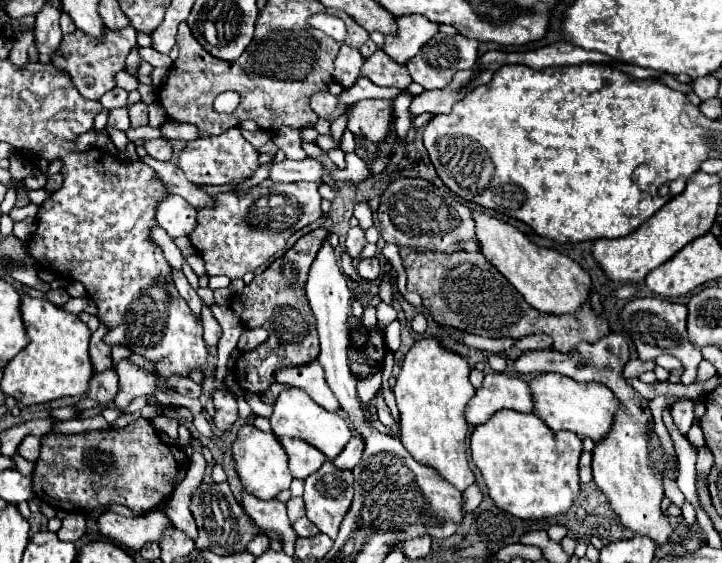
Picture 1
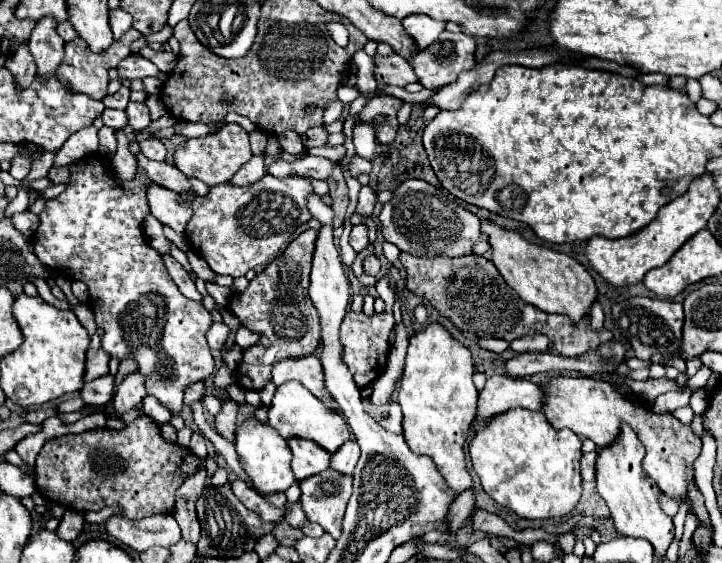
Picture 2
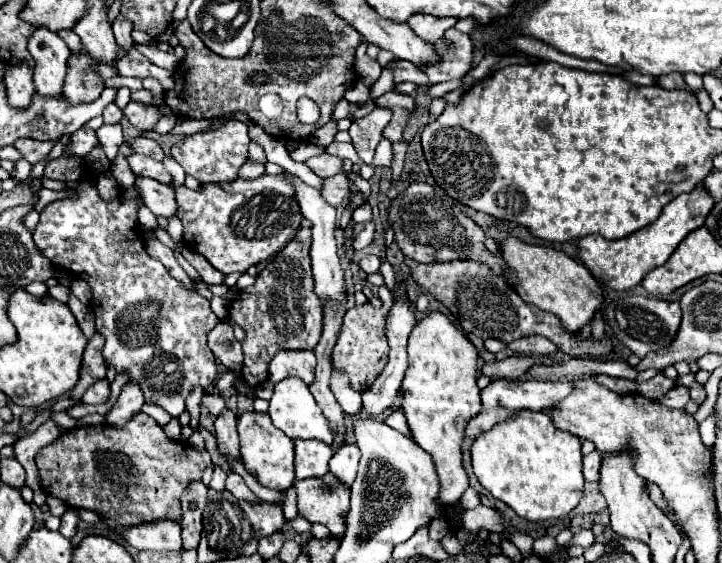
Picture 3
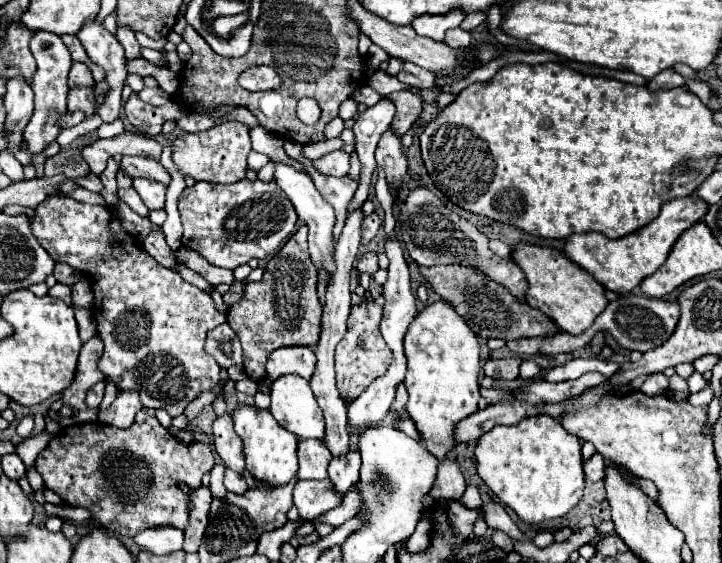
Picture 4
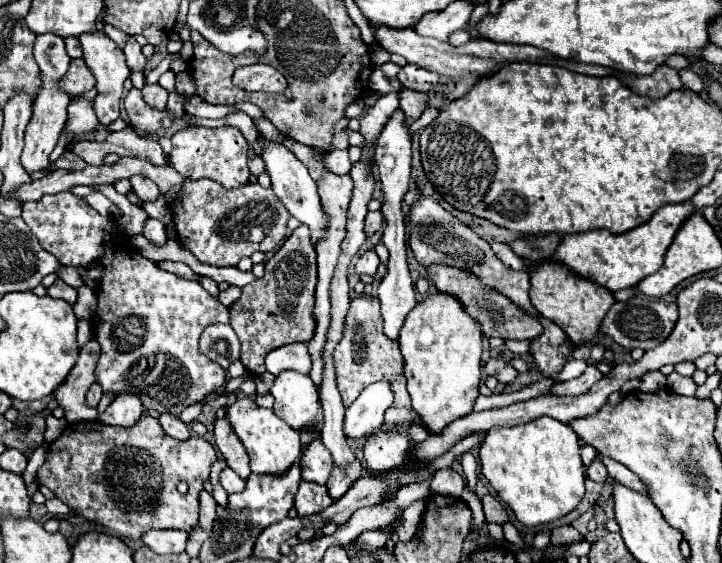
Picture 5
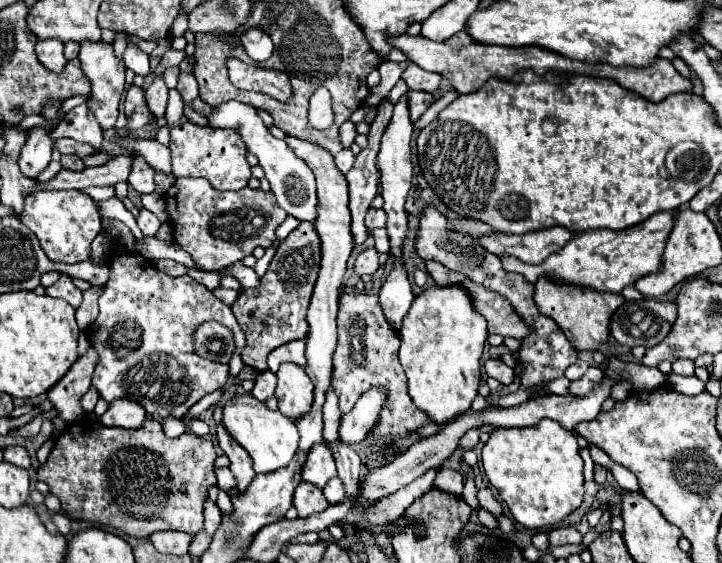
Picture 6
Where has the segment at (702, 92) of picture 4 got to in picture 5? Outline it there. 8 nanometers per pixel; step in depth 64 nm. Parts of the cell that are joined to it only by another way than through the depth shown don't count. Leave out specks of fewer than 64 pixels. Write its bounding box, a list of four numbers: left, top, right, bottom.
[680,68,706,94]

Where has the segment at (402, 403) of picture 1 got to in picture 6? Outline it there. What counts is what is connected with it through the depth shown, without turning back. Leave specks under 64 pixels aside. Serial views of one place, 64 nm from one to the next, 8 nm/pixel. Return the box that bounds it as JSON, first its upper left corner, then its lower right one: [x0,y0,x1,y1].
[400,286,486,496]

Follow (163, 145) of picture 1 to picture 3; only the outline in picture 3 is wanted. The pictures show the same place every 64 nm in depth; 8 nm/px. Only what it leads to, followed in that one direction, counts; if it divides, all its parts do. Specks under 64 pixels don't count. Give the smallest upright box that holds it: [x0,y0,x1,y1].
[132,136,164,160]

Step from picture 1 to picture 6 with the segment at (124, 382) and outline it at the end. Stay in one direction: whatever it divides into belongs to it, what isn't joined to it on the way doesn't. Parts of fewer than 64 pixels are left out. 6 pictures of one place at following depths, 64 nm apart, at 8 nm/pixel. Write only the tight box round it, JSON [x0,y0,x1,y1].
[100,398,146,428]

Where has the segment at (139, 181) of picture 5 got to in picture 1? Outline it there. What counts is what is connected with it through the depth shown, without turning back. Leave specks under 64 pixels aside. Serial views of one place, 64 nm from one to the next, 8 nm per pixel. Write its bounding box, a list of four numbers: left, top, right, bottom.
[156,196,196,236]

